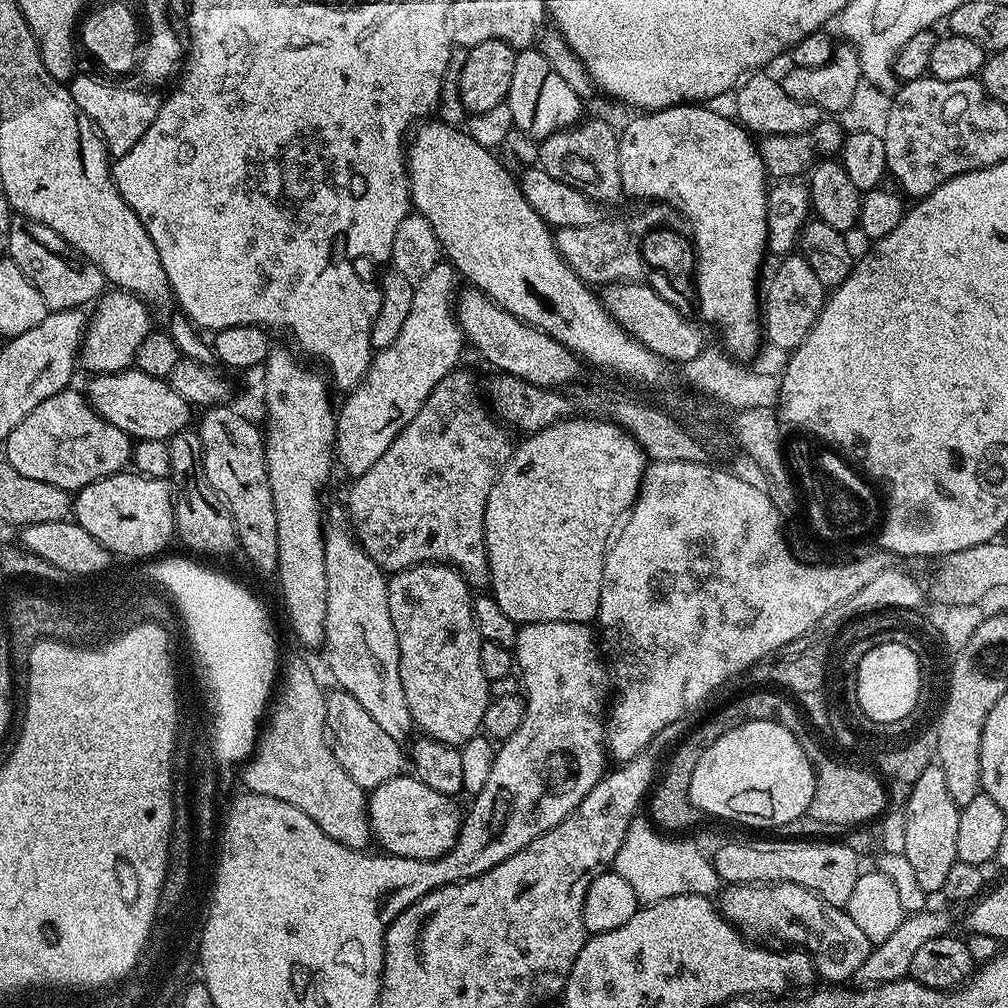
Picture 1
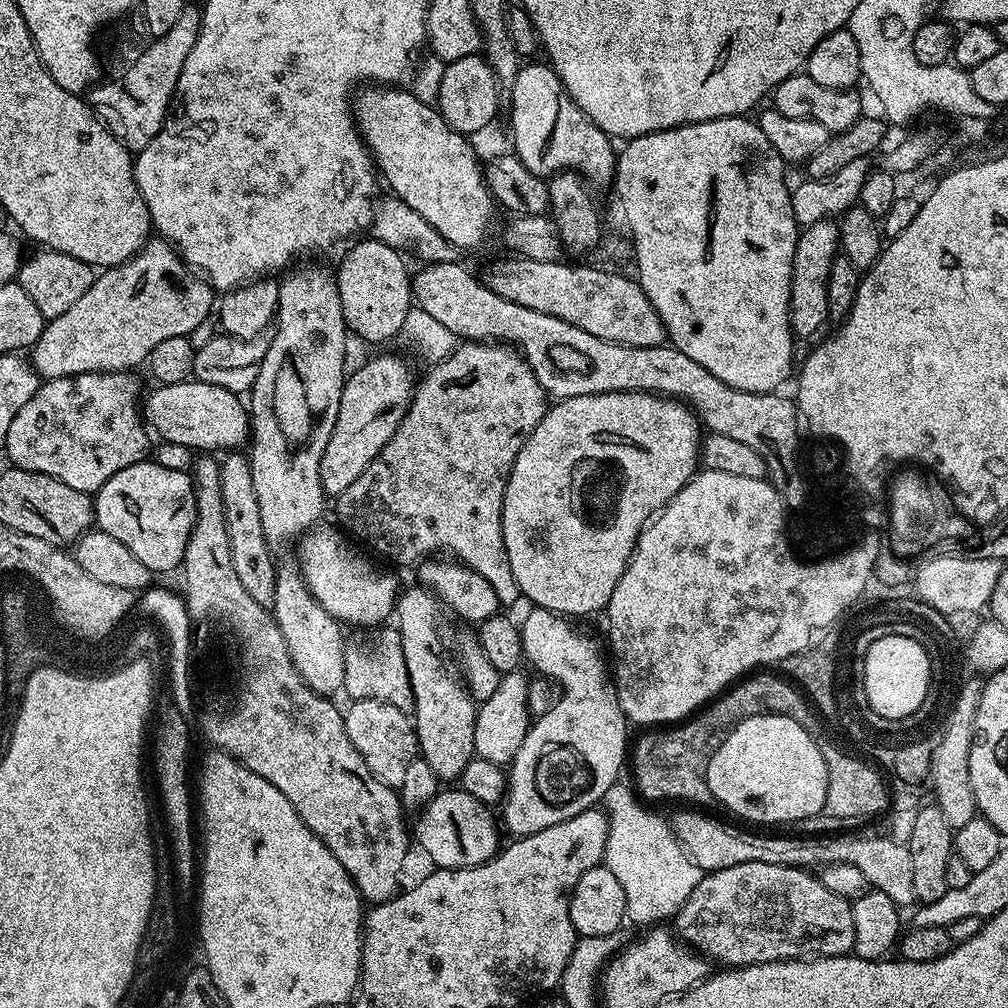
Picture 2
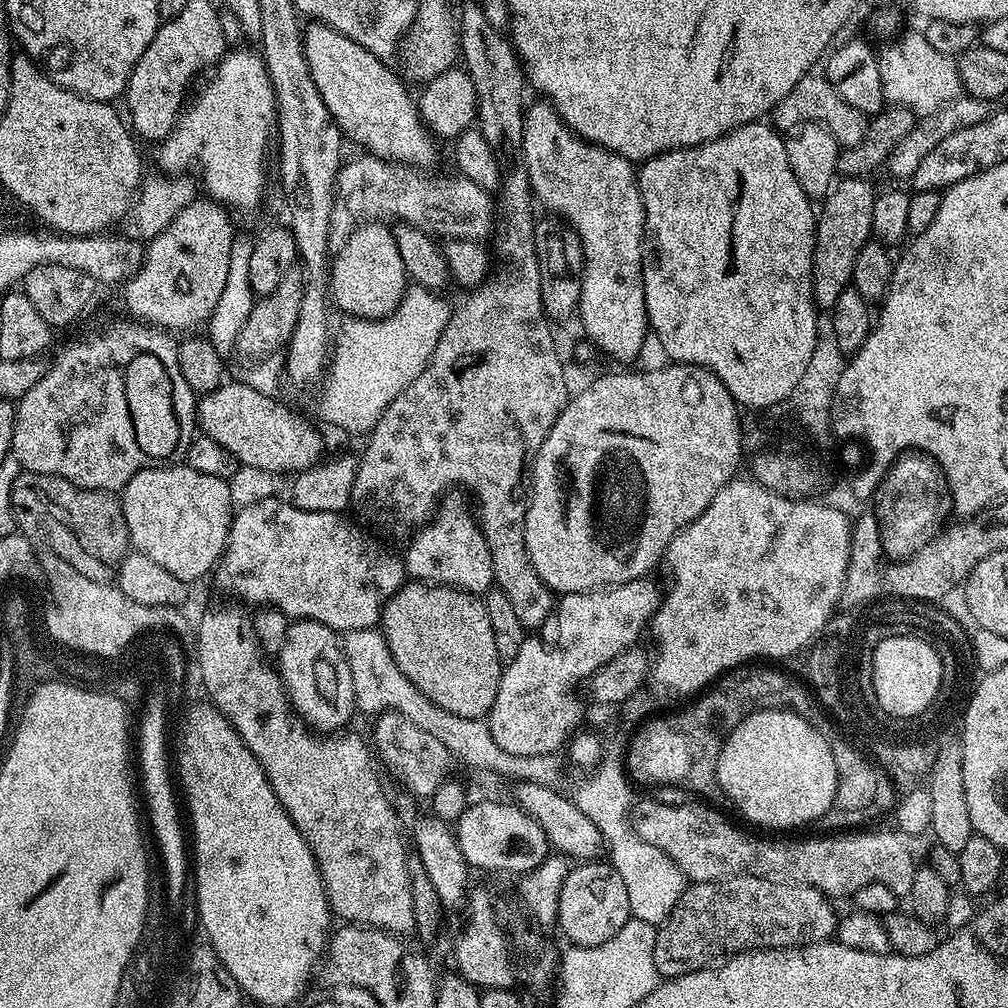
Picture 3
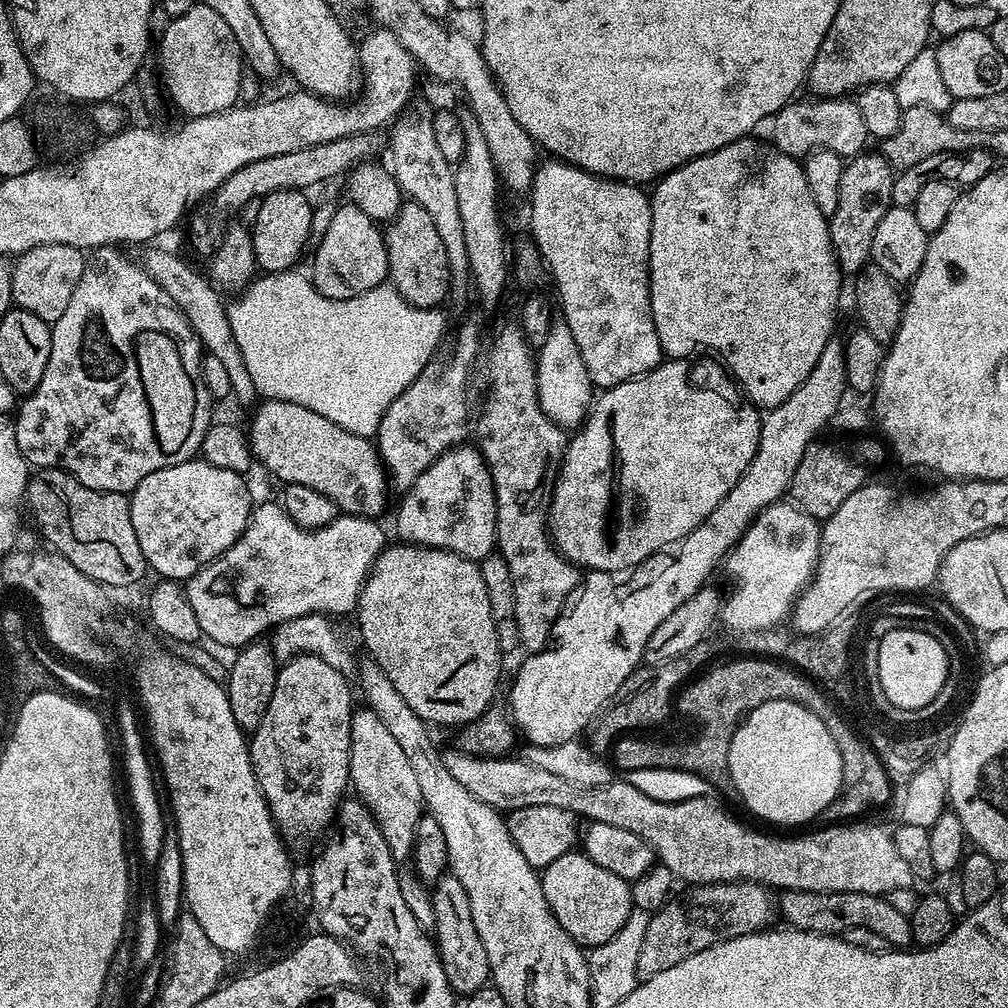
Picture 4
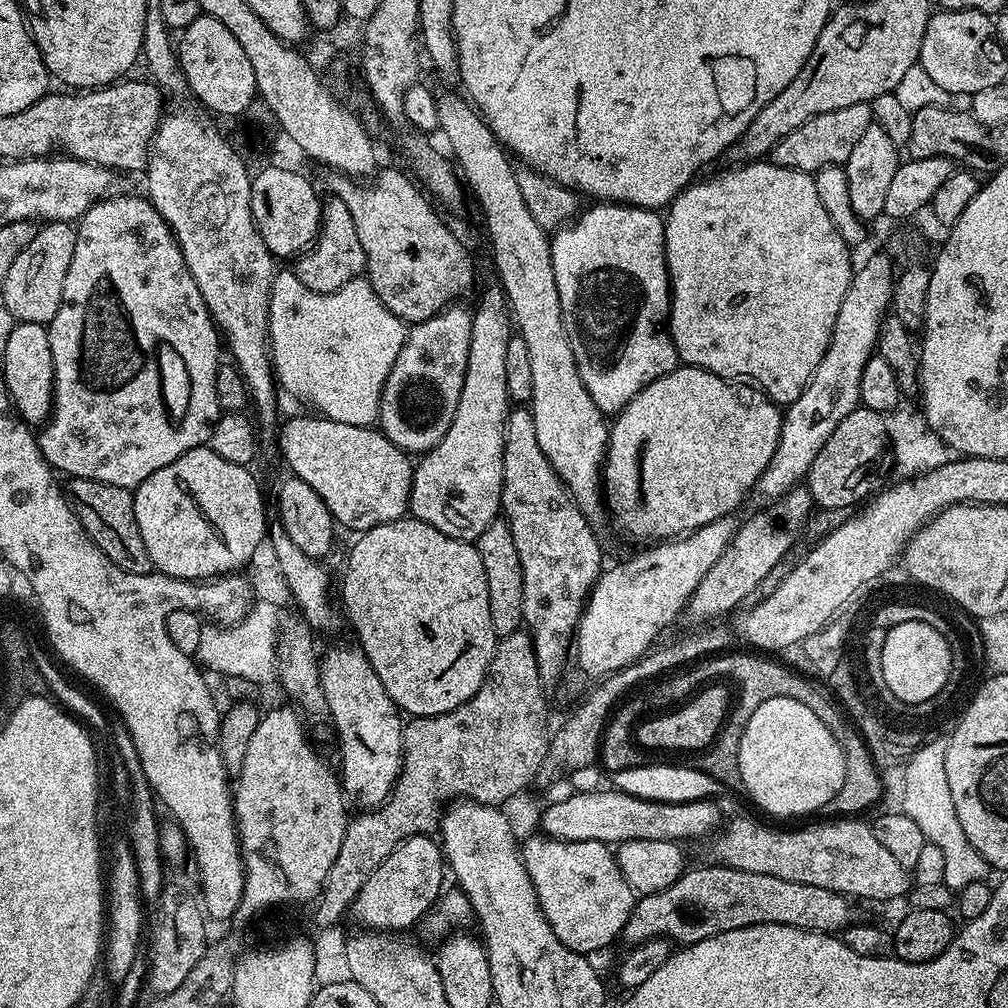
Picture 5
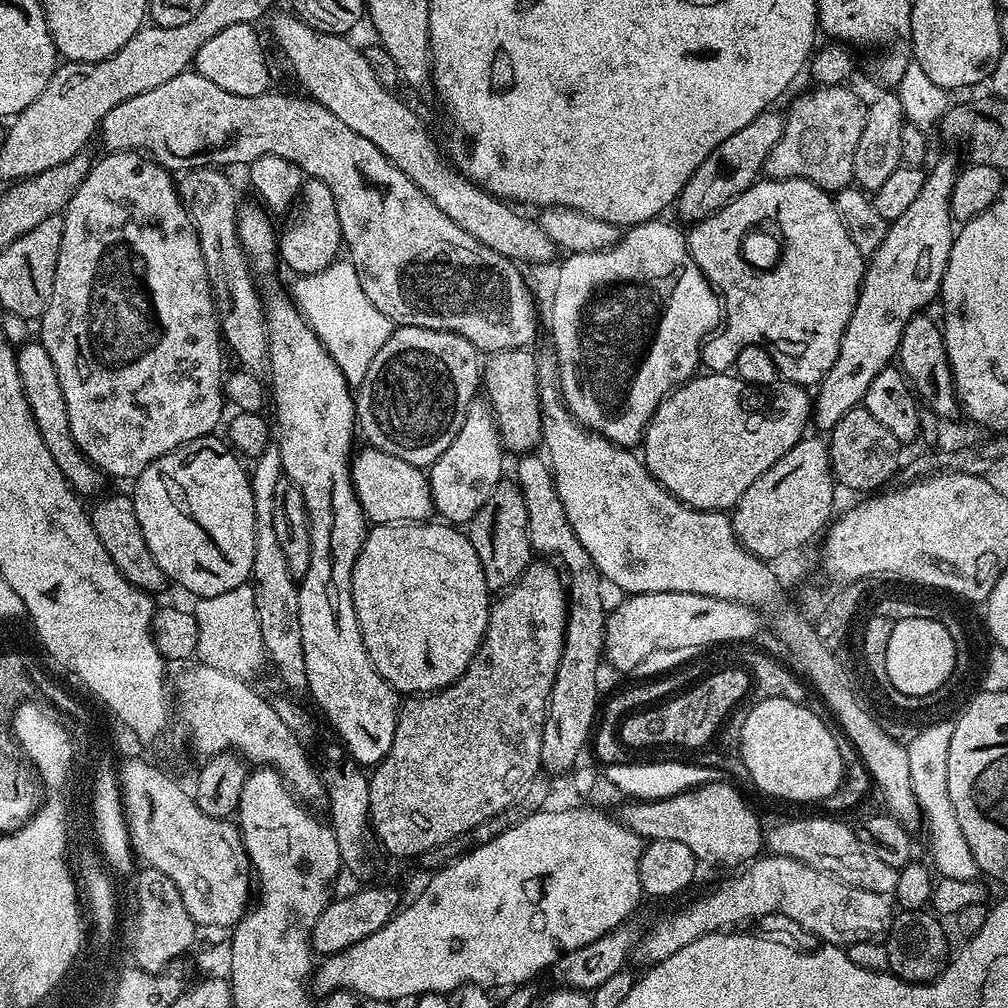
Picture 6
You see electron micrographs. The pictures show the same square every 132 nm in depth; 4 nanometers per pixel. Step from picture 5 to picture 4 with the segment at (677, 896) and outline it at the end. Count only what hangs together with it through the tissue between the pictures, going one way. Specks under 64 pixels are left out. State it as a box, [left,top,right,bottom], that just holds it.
[778,892,912,950]

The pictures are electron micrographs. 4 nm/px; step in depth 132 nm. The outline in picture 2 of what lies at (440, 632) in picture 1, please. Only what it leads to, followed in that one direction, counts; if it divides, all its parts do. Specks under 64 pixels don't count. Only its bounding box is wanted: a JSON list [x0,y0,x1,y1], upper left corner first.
[394,586,477,781]

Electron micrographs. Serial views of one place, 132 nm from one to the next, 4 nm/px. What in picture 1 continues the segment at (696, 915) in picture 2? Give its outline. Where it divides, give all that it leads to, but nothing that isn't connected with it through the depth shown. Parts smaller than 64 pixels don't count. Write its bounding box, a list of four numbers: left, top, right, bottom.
[718,880,874,984]

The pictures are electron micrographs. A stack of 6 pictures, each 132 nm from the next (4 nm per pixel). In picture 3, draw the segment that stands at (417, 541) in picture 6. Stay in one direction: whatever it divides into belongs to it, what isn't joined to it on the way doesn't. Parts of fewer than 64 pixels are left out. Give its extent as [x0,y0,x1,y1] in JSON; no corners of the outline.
[378,582,502,718]

